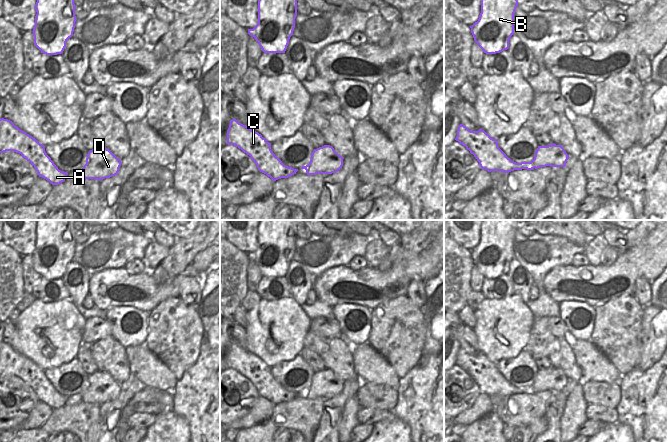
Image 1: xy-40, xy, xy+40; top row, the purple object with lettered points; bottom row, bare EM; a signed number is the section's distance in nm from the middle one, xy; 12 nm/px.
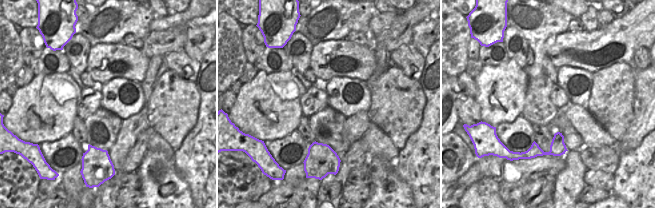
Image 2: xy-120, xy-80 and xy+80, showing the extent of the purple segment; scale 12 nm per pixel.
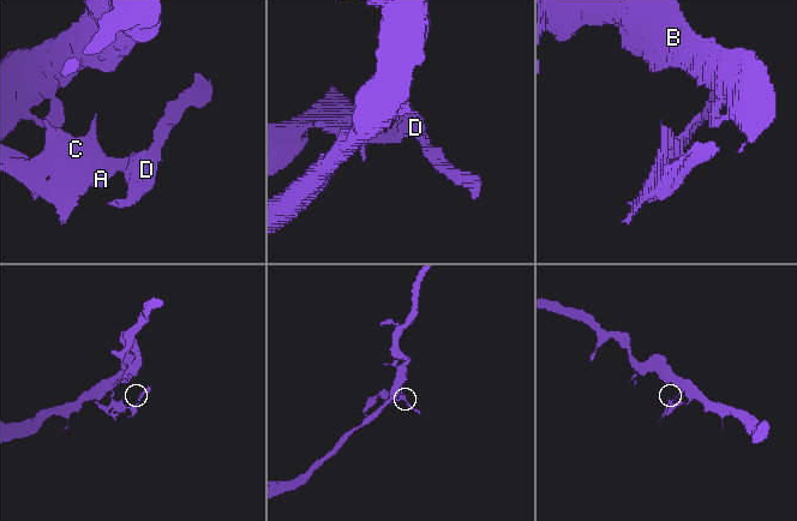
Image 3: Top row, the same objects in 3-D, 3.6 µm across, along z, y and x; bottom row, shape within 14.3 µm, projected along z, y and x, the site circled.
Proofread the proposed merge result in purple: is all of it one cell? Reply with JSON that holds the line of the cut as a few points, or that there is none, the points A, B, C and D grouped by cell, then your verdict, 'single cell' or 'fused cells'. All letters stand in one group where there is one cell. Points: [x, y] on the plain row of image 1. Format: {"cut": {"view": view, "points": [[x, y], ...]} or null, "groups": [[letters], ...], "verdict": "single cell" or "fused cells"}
{"cut": {"view": "xy+40", "points": [[527, 386], [530, 386], [534, 391]]}, "groups": [["A", "B", "C"], ["D"]], "verdict": "fused cells"}

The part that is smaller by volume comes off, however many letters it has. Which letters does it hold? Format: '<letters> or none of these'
D.

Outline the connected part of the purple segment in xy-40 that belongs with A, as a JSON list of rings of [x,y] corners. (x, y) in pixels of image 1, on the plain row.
[[[0,342],[0,377],[14,375],[29,385],[39,401],[58,409],[65,405],[68,397],[61,395],[45,376],[45,370],[19,353],[8,343]]]

